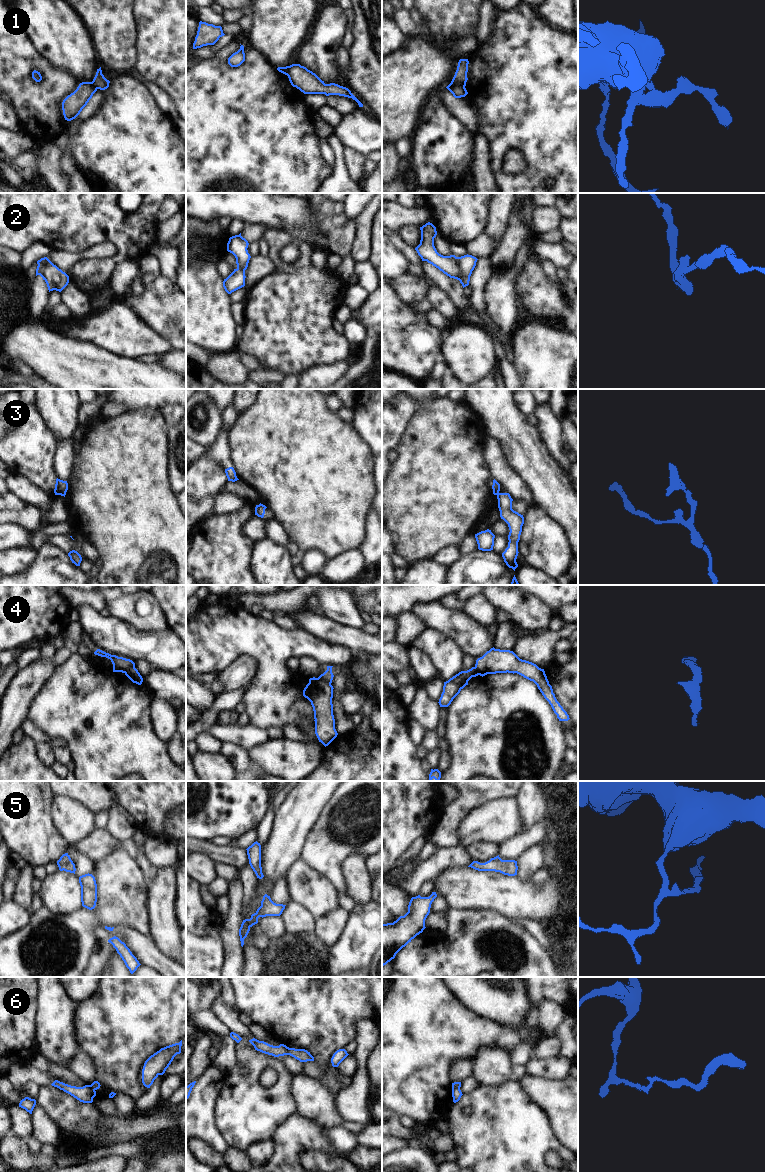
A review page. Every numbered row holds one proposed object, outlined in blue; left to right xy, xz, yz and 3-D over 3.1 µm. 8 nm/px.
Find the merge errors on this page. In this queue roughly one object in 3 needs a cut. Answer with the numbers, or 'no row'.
1, 2, 3, 4, 6

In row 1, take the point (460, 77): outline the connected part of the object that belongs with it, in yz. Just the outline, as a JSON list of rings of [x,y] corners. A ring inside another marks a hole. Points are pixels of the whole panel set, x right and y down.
[[[460,59],[458,62],[457,70],[455,72],[455,75],[451,82],[466,86],[466,82],[468,80],[467,78],[467,72],[468,72],[468,59]]]

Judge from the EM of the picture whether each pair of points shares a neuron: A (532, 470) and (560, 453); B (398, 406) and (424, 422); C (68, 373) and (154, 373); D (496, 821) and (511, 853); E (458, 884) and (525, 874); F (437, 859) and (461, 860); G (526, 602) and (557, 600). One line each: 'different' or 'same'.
A: different
B: different
C: same
D: different
E: different
F: same
G: different

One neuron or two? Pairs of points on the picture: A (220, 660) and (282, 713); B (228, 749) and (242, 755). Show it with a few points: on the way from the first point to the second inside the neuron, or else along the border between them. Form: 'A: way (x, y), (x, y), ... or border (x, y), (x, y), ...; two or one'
A: way (244, 650), (253, 650), (271, 668), (272, 689); one
B: way (231, 751), (239, 755); one

